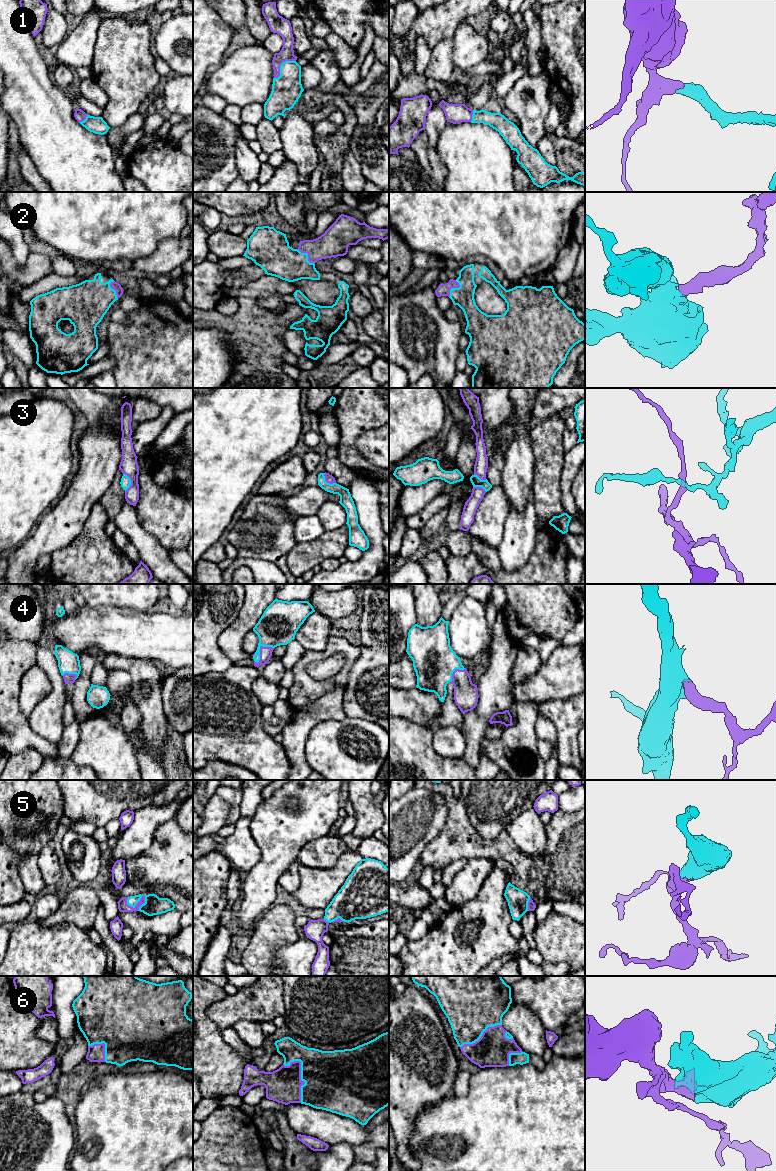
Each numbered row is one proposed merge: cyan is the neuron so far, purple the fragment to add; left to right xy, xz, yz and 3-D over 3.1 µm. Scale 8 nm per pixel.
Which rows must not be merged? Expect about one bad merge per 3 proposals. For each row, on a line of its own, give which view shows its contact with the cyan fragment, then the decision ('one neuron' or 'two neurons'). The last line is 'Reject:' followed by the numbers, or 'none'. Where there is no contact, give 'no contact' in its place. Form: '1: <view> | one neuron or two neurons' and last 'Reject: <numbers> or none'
1: xz | one neuron
2: yz | one neuron
3: xy | two neurons
4: xz | one neuron
5: xy | one neuron
6: xz | one neuron
Reject: 3

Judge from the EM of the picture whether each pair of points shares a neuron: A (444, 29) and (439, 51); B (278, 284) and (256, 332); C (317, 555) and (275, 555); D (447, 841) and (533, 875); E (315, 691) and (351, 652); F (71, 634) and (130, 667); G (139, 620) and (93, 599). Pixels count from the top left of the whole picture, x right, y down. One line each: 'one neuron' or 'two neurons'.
A: two neurons
B: one neuron
C: two neurons
D: one neuron
E: one neuron
F: two neurons
G: two neurons

